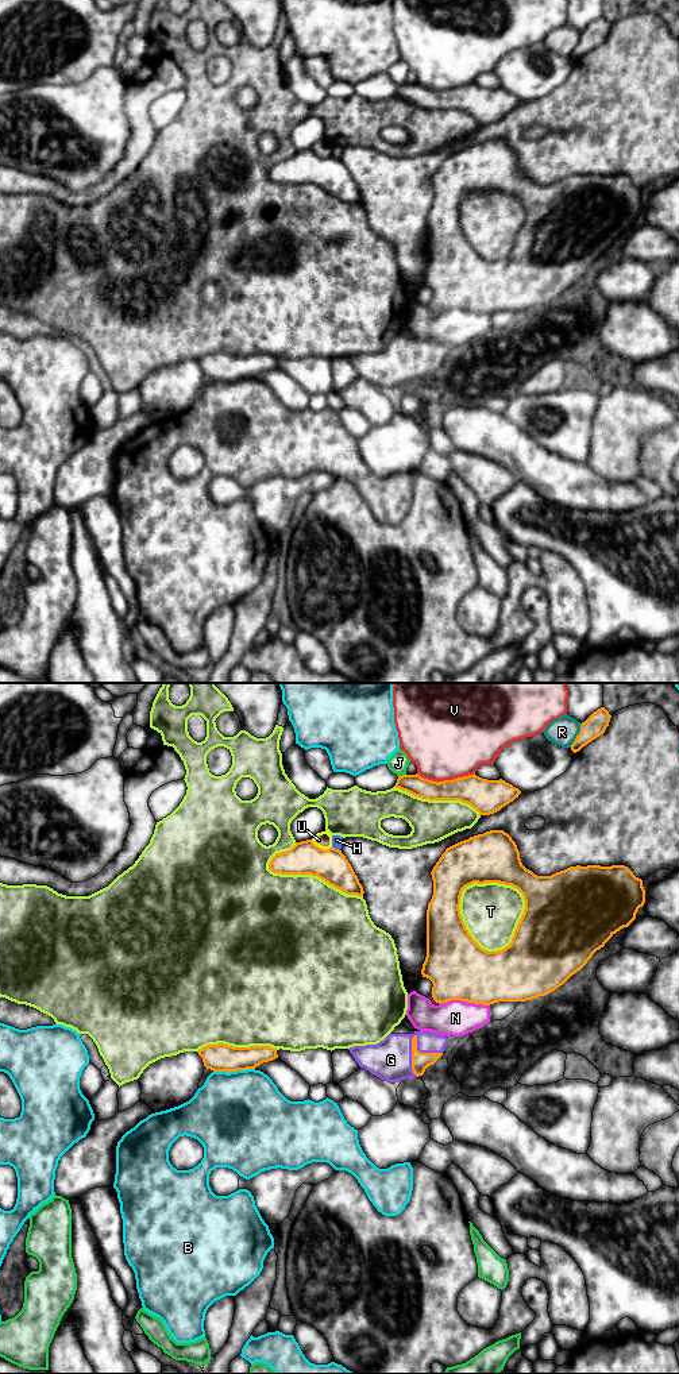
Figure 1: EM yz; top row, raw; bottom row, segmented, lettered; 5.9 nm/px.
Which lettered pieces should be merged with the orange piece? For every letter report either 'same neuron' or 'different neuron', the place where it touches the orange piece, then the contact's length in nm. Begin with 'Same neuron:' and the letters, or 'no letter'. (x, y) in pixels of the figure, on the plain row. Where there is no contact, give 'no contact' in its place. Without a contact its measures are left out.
Same neuron: G
B: different neuron; contact yz (234, 379); length 240 nm
G: same neuron; contact yz (412, 365); length 260 nm
H: different neuron; contact yz (336, 158); length 50 nm
J: different neuron; contact yz (402, 84); length 50 nm
N: different neuron; contact yz (465, 309); length 300 nm
R: different neuron; contact yz (577, 45); length 160 nm
T: different neuron; contact yz (462, 230); length 440 nm
U: different neuron; contact yz (320, 157); length 140 nm
V: different neuron; contact yz (444, 89); length 360 nm

